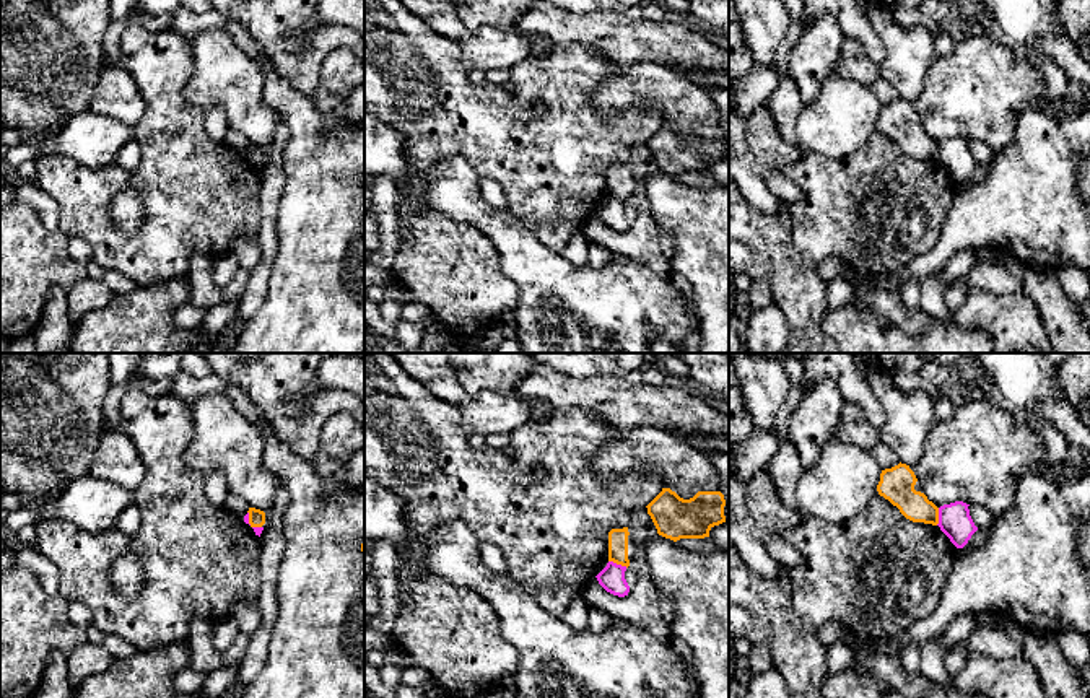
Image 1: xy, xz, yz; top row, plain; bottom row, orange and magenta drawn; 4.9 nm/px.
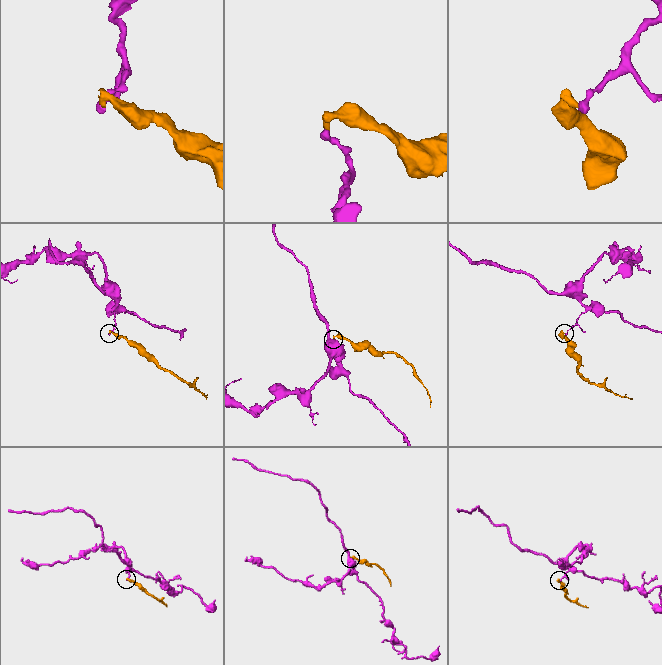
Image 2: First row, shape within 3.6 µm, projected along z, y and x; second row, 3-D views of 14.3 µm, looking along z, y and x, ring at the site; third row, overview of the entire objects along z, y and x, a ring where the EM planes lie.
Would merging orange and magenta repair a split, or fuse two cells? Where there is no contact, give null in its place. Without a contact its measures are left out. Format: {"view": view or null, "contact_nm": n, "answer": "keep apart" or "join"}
{"view": "xz", "contact_nm": 100, "answer": "keep apart"}

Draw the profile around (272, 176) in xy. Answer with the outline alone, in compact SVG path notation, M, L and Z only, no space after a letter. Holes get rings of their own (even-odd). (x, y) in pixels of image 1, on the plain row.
M280 122L273 140L265 146L265 161L260 169L260 229L259 244L262 249L262 259L275 262L278 254L278 202L285 187L285 171L281 166L283 150L290 138L286 124Z

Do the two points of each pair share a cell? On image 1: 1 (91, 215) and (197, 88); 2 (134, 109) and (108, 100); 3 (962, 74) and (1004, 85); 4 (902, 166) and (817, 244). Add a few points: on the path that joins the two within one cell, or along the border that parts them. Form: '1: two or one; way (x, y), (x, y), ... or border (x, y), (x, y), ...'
1: two; border (192, 62), (192, 75), (183, 95), (205, 111)
2: one; way (127, 104), (114, 100)
3: one; way (972, 83), (994, 85)
4: one; way (874, 161), (832, 202), (828, 217)

